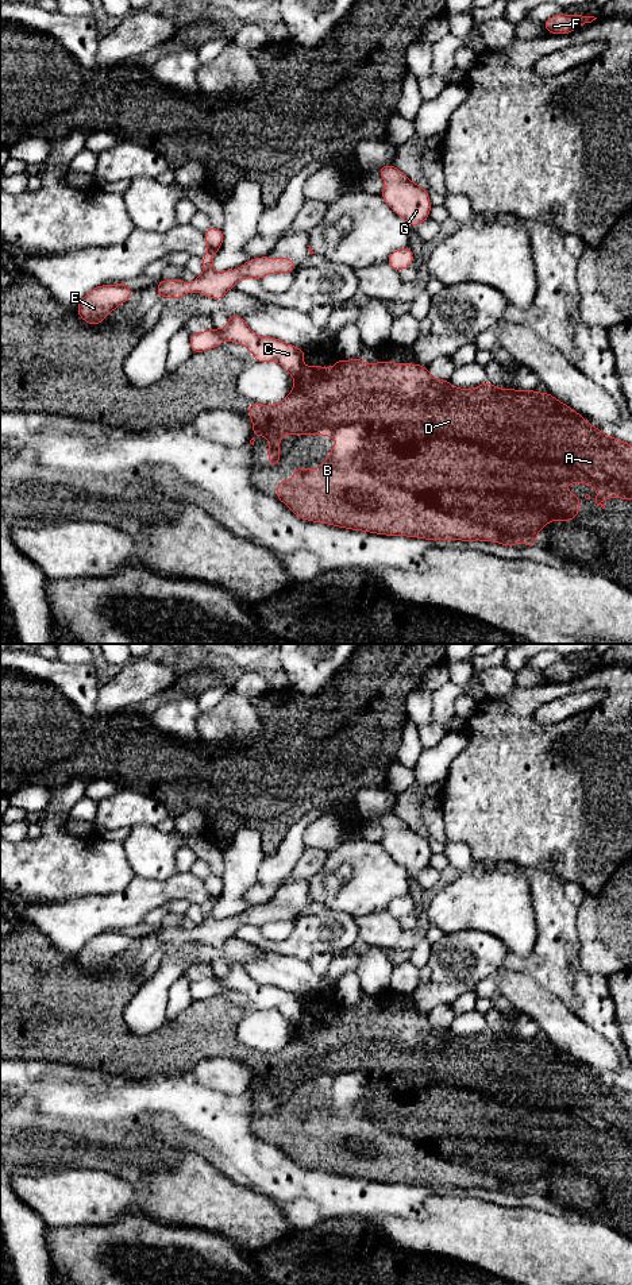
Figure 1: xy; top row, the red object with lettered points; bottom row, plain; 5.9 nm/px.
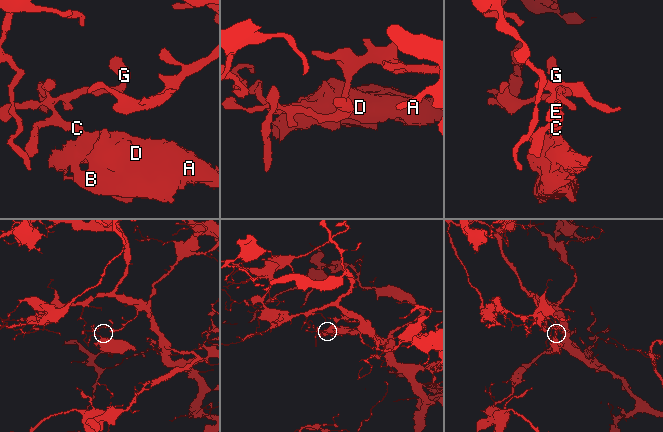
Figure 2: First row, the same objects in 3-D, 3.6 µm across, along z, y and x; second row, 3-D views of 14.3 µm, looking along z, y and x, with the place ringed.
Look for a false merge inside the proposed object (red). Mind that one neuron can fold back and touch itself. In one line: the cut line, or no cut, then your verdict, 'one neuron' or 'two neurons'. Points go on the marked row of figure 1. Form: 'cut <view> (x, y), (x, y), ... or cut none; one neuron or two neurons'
cut xy (303, 367), (293, 377); two neurons

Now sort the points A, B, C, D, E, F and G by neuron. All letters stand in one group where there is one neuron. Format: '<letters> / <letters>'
A B D / C E F G

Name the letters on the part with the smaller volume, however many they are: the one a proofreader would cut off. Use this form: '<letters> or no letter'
A, B, D

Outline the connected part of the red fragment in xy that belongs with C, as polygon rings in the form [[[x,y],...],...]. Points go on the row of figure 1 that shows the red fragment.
[[[232,315],[227,317],[227,327],[196,332],[189,336],[193,354],[220,347],[224,340],[246,346],[255,362],[278,362],[292,377],[302,368],[305,351],[275,337],[254,333],[243,317]]]

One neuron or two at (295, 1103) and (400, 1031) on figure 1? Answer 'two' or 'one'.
one

